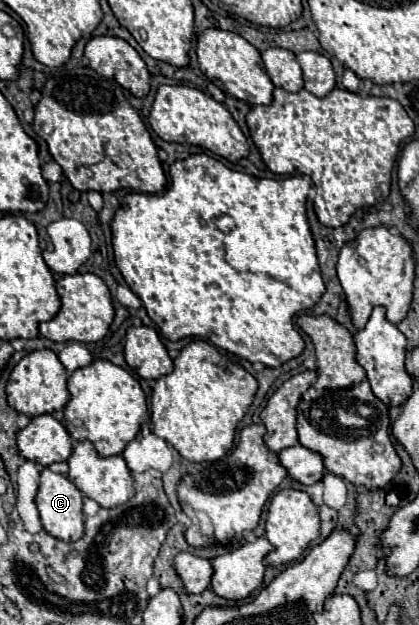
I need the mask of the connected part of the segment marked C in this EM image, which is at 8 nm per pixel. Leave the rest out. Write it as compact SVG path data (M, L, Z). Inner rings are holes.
M43 469L35 501L47 533L61 541L83 537L83 493L65 475Z

